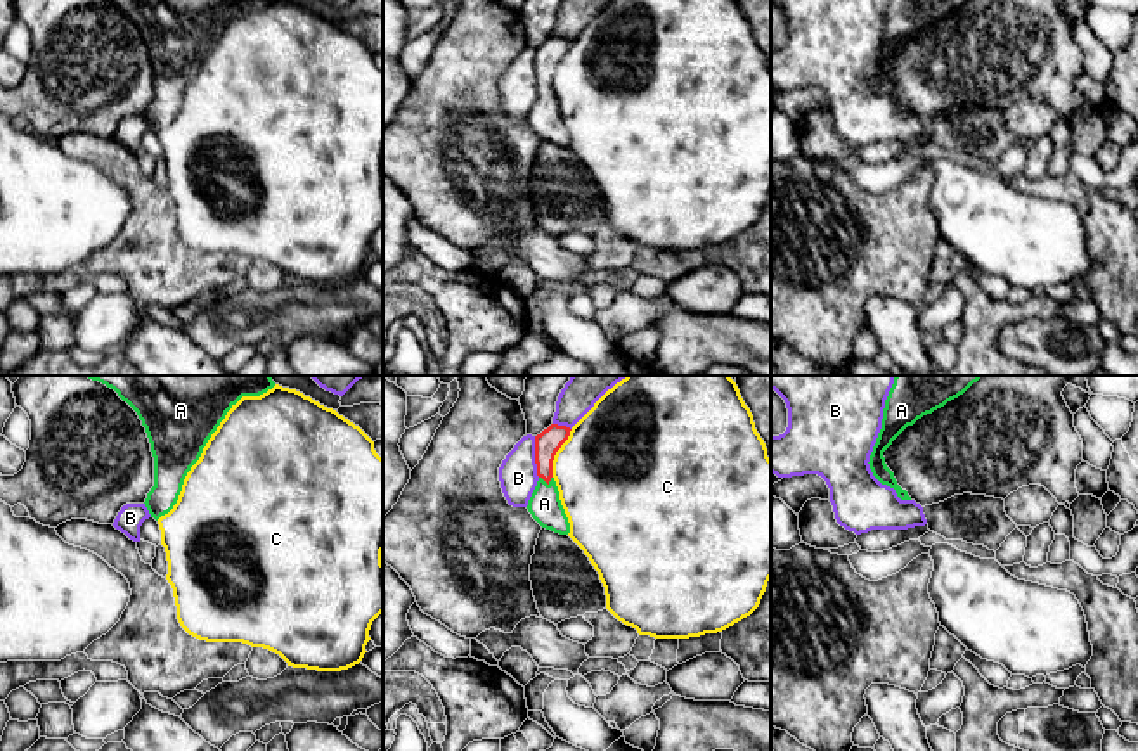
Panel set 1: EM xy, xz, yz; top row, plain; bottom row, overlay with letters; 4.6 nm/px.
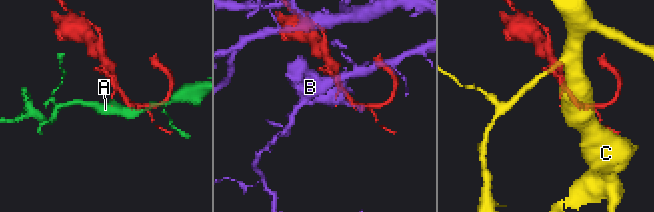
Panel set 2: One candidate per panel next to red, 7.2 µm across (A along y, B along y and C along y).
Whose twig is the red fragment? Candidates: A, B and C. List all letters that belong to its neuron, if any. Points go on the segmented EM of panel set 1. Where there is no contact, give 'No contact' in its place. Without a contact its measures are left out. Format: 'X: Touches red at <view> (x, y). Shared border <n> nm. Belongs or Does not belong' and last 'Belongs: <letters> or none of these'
A: Touches red at xz (546, 481). Shared border 70 nm. Belongs
B: Touches red at xz (536, 457). Shared border 190 nm. Does not belong
C: Touches red at xz (555, 454). Shared border 240 nm. Does not belong
Belongs: A

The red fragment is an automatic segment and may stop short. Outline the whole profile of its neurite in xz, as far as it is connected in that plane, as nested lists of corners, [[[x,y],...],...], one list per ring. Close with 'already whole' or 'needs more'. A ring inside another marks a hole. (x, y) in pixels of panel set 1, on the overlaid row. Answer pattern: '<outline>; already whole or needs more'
[[[551,424],[535,436],[537,486],[528,500],[528,512],[546,530],[559,535],[570,533],[570,523],[559,500],[559,491],[553,478],[553,460],[556,452],[570,436],[570,427]]]; needs more

